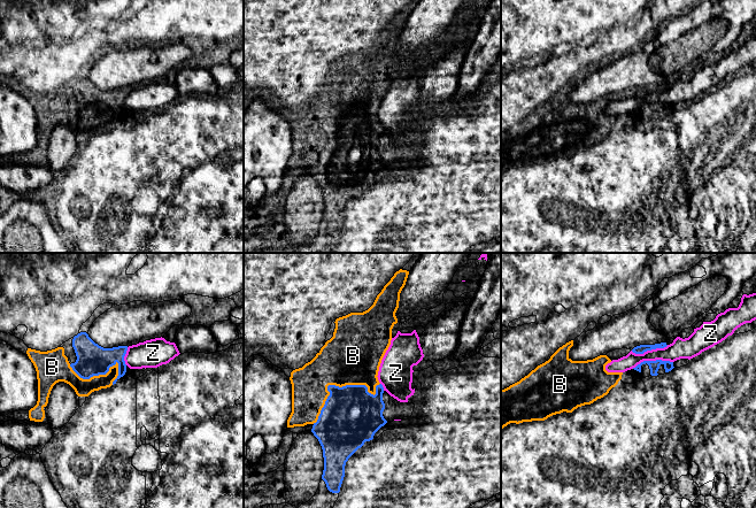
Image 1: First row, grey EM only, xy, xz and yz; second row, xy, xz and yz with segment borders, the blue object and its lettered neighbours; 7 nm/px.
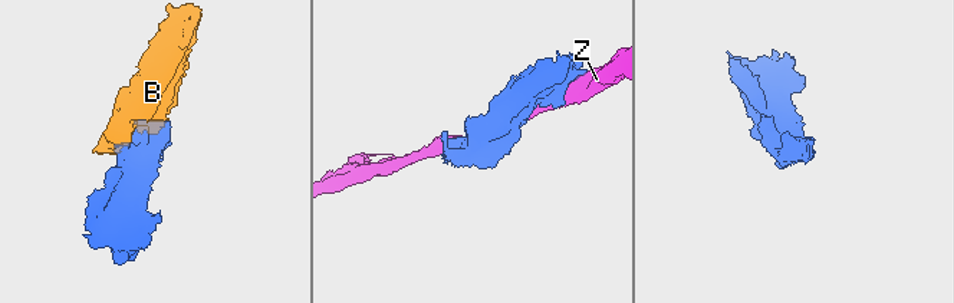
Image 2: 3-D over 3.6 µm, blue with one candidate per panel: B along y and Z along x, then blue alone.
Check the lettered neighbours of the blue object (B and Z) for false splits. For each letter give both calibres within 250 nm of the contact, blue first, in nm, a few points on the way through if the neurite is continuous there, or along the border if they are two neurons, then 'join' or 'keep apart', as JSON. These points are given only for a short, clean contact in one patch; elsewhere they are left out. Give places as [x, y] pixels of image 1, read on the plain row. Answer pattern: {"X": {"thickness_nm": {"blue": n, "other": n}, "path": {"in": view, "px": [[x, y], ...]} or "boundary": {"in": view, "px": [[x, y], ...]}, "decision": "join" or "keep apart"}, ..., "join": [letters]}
{"B": {"thickness_nm": {"blue": 400, "other": 400}, "decision": "join"}, "Z": {"thickness_nm": {"blue": 80, "other": 140}, "decision": "keep apart"}, "join": ["B"]}

